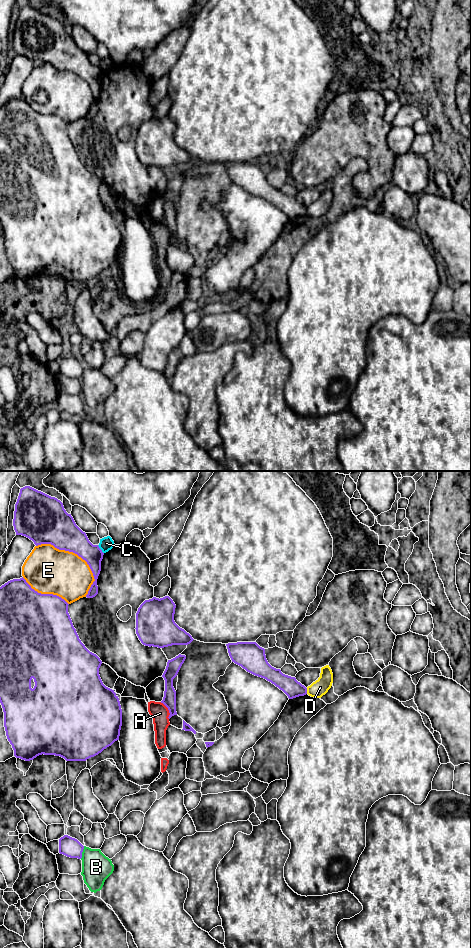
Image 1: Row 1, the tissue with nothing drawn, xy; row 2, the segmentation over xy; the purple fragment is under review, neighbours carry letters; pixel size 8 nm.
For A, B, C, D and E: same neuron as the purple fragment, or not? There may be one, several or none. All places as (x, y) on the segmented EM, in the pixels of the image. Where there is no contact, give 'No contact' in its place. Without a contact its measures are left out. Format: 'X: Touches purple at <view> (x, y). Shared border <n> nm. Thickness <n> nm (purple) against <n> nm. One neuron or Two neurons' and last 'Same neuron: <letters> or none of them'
A: Touches purple at xy (168, 709). Shared border 150 nm. Thickness 110 nm (purple) against 140 nm. Two neurons
B: Touches purple at xy (81, 852). Shared border 110 nm. Thickness 160 nm (purple) against 240 nm. Two neurons
C: Touches purple at xy (100, 549). Shared border 90 nm. Thickness 220 nm (purple) against 110 nm. Two neurons
D: Touches purple at xy (306, 691). Shared border 50 nm. Thickness 150 nm (purple) against 140 nm. Two neurons
E: Touches purple at xy (78, 555). Shared border 600 nm. Thickness 280 nm (purple) against 360 nm. Two neurons
Same neuron: none of them

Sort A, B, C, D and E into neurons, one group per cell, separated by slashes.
A / B / C / D / E

